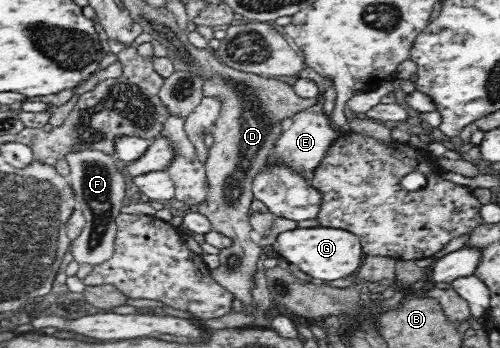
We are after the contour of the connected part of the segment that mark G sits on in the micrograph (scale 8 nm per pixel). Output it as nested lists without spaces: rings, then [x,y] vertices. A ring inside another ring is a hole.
[[[296,227],[282,232],[276,240],[276,252],[285,264],[296,264],[302,272],[318,281],[338,280],[355,273],[364,257],[358,235],[341,228]]]

